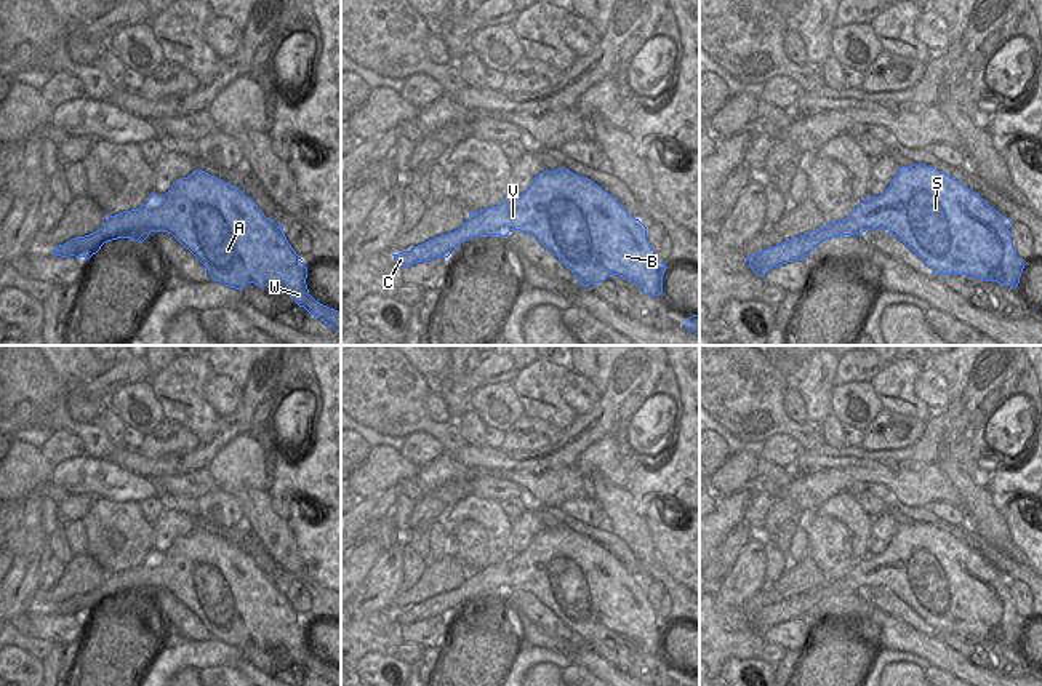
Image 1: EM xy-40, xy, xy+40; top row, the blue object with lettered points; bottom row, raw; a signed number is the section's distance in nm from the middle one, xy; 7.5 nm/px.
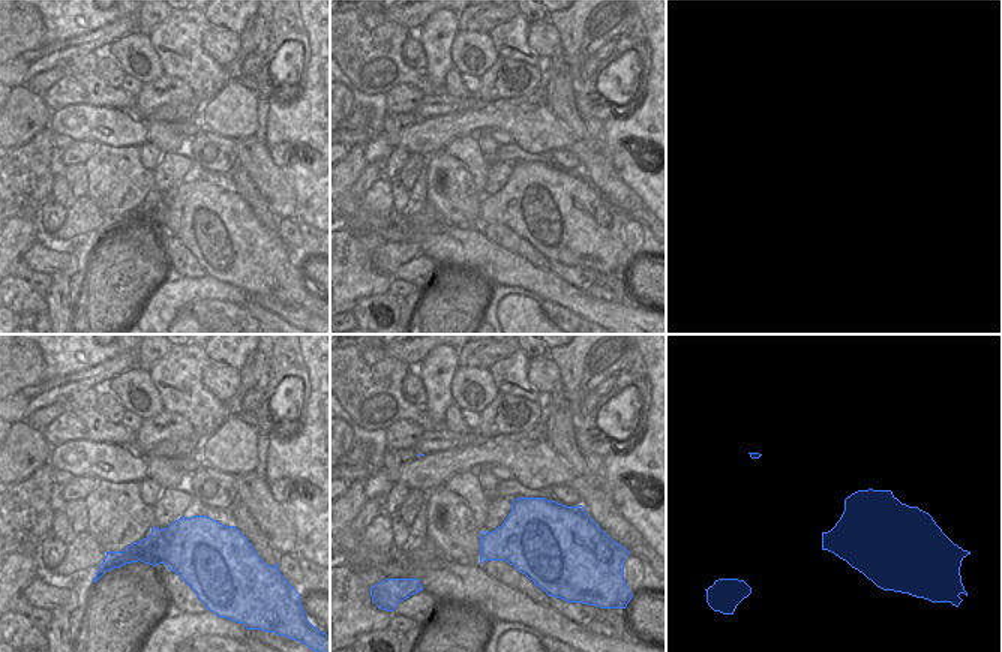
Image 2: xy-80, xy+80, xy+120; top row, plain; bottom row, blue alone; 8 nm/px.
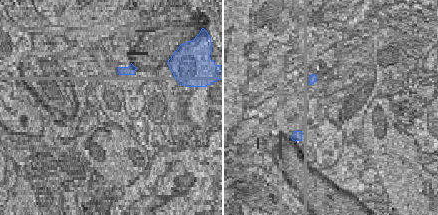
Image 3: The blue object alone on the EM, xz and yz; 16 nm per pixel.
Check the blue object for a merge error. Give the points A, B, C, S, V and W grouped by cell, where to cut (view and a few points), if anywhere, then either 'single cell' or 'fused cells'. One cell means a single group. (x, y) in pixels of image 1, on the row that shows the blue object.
A B C S V W | no cut | single cell

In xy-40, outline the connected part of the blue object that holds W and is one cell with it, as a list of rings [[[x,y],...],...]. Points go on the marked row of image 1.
[[[202,170],[178,179],[162,197],[152,192],[147,203],[136,209],[107,216],[99,230],[56,246],[53,254],[90,259],[107,241],[131,238],[142,243],[150,232],[171,233],[205,265],[214,281],[240,291],[248,283],[283,288],[299,307],[304,307],[311,315],[341,333],[341,312],[317,302],[309,294],[306,285],[307,267],[288,243],[283,225],[277,225],[266,217],[258,205],[240,189]]]

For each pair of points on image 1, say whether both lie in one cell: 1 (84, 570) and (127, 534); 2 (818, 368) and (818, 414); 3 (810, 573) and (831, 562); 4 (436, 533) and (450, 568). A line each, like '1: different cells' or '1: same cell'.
1: different cells
2: same cell
3: different cells
4: different cells

